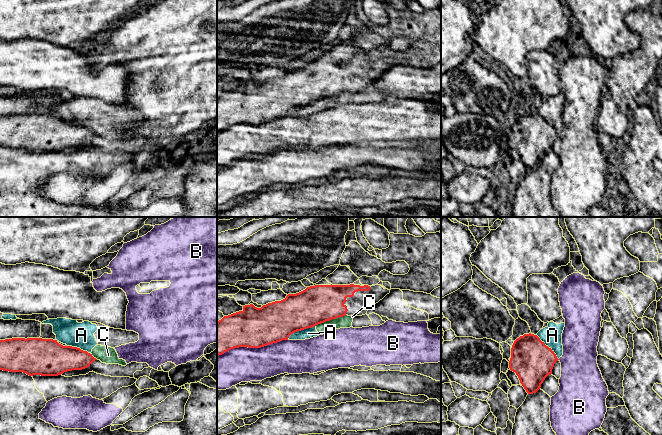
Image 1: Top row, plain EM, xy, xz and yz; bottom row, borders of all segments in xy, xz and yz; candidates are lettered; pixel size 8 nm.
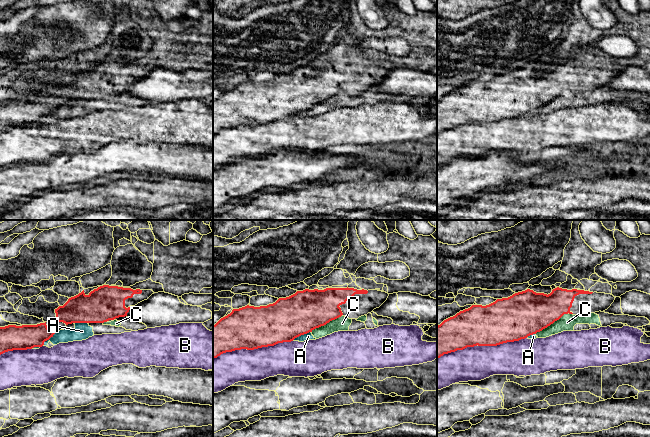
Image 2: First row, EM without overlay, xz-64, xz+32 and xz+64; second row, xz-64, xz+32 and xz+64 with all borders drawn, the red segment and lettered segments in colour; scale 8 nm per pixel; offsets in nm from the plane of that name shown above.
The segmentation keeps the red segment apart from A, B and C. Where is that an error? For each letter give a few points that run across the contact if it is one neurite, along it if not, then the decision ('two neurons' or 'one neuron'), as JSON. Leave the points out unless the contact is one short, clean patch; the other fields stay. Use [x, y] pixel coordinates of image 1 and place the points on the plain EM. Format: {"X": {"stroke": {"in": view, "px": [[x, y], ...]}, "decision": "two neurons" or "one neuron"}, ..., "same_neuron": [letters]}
{"A": {"decision": "two neurons"}, "B": {"decision": "two neurons"}, "C": {"decision": "two neurons"}, "same_neuron": []}

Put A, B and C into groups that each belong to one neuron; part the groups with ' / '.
A C / B

